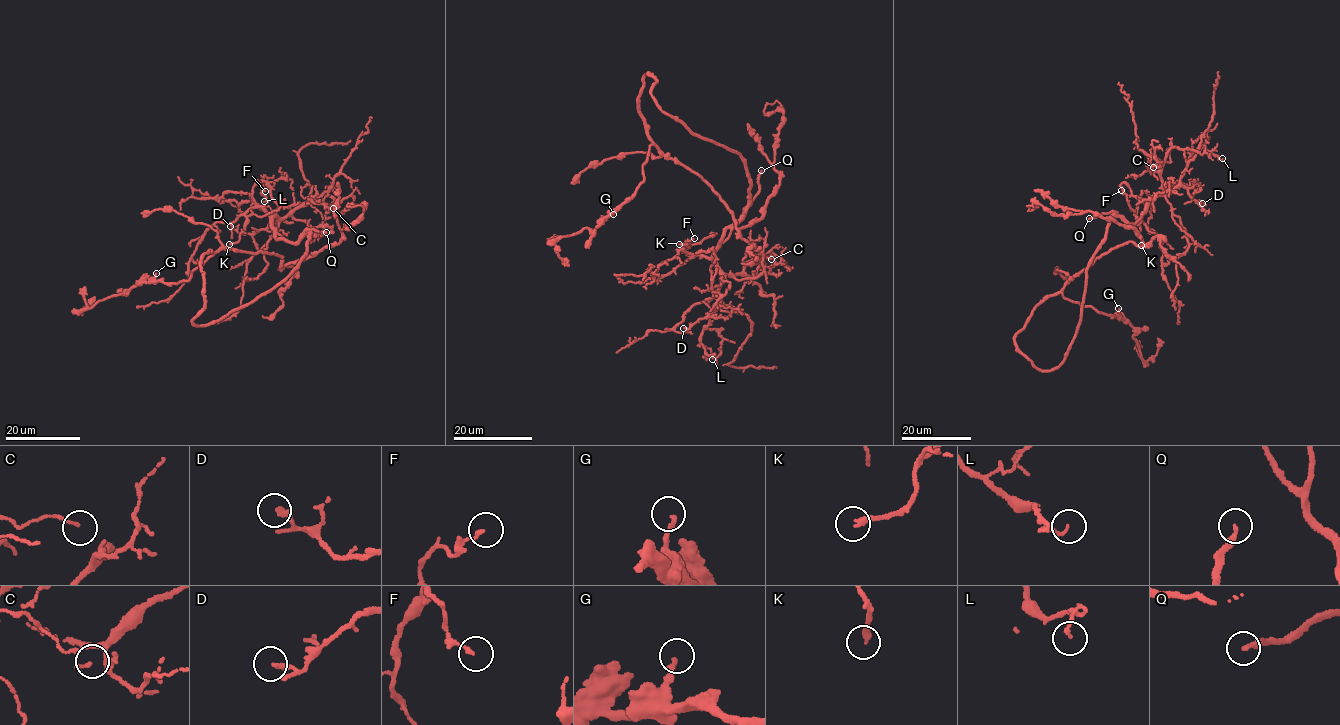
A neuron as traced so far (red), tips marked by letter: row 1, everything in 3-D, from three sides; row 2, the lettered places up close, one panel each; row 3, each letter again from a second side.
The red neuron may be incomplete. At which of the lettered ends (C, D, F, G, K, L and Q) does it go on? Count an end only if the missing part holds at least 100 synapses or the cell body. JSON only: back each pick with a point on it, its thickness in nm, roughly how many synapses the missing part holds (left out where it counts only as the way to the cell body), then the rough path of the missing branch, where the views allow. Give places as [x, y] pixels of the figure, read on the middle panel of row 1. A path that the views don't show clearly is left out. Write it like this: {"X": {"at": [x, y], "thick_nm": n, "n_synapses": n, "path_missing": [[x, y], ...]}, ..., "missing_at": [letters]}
{"Q": {"at": [761, 170], "thick_nm": 220, "path_missing": [[761, 170], [784, 143], [802, 129], [860, 56], [874, 52]]}, "missing_at": ["Q"]}

